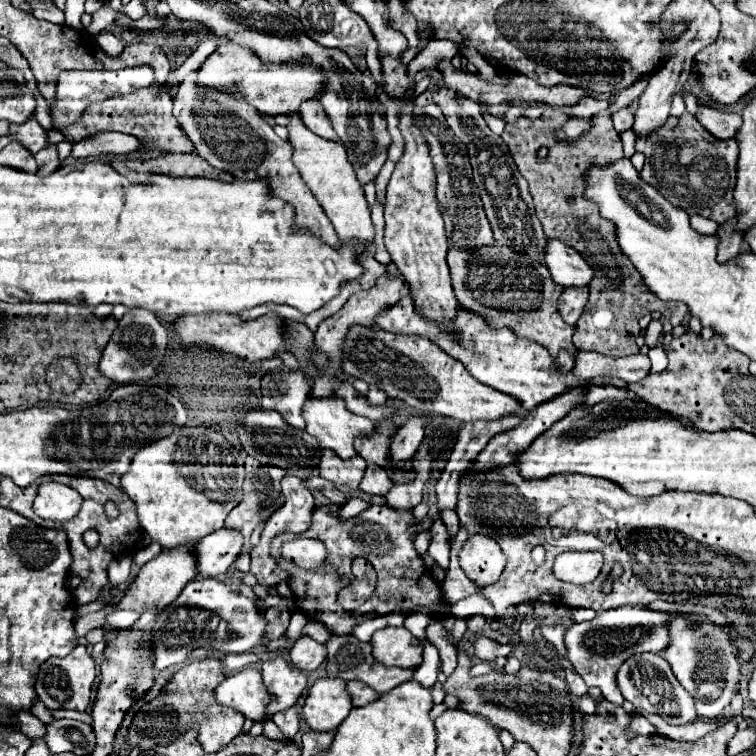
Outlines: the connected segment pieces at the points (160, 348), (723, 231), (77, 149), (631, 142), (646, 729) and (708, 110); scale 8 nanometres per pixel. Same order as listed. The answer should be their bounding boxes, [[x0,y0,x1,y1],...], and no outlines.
[[100,309,168,383],[718,217,744,263],[72,133,140,157],[620,129,636,158],[628,717,656,737],[696,103,740,139]]

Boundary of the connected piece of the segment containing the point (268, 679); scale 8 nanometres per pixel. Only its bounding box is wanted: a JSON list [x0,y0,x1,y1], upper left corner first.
[262,659,306,715]

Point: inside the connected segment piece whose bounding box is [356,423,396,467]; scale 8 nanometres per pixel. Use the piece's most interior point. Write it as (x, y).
(374, 449)

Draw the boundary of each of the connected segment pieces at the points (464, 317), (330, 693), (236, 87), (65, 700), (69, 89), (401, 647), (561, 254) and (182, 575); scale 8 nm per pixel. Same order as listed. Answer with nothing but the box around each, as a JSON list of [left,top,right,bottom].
[[376,285,638,411],[302,679,352,731],[198,41,324,115],[36,645,96,711],[50,65,154,133],[370,627,422,667],[546,239,596,287],[116,545,198,615]]

